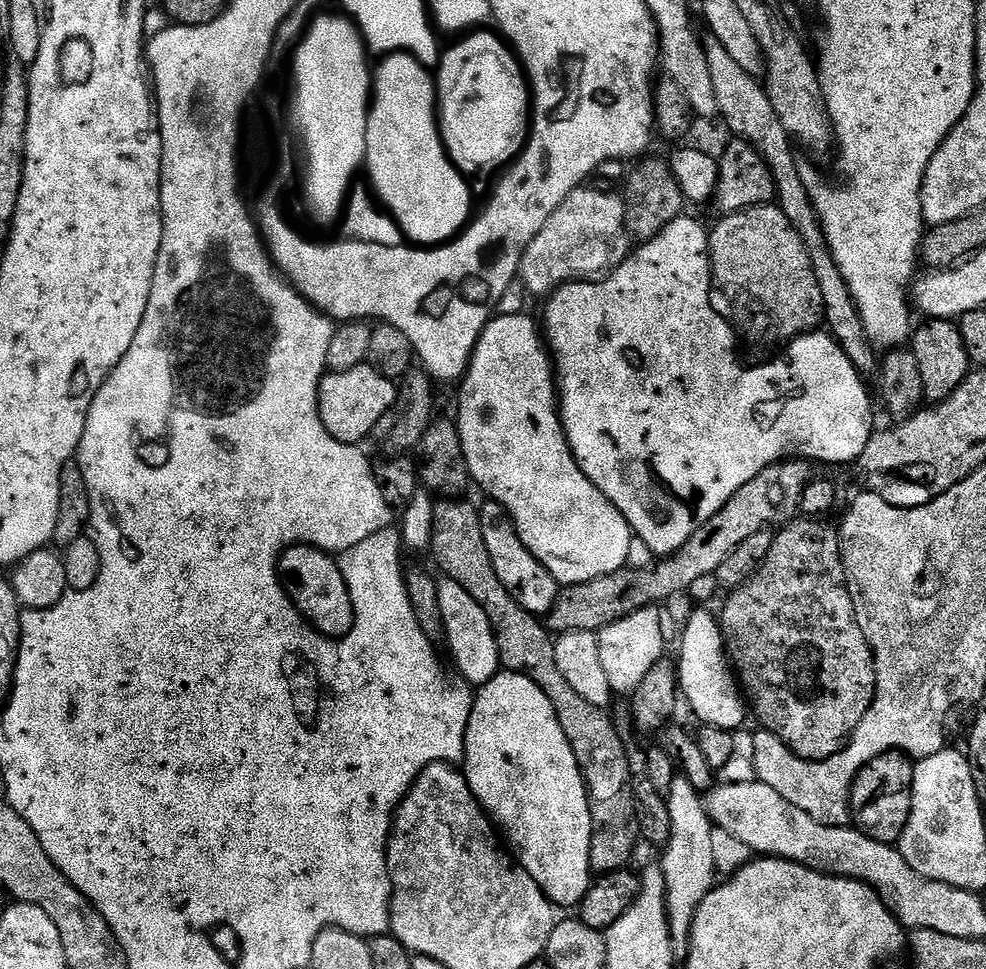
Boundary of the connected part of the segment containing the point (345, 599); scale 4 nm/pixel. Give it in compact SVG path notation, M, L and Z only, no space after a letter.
M293 544L280 556L278 571L282 583L288 589L294 605L303 615L304 619L324 636L339 638L345 636L354 626L354 606L351 605L350 590L347 588L346 579L337 561L321 548L311 548L308 544Z

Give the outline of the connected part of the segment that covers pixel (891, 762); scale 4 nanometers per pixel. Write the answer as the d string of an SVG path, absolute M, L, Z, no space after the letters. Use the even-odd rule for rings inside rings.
M894 751L874 758L857 774L850 797L850 820L862 834L883 844L895 845L899 841L910 818L915 769L913 757Z

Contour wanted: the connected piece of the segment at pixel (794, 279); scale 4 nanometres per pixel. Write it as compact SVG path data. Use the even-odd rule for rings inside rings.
M759 204L753 208L747 208L741 212L729 212L719 217L720 221L716 225L711 225L708 234L708 265L712 268L712 305L714 310L720 315L728 325L732 327L733 332L741 341L749 340L756 348L776 348L787 346L799 336L805 336L807 332L815 332L821 327L824 319L824 307L822 306L822 294L818 291L818 282L814 279L814 266L810 266L810 254L806 254L806 246L802 242L802 238L798 234L798 230L794 230L794 226L790 226L790 220L786 218L786 214L782 214L782 210L775 204Z

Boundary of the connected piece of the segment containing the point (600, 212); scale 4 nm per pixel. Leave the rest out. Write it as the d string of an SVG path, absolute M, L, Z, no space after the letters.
M591 186L575 188L550 214L538 238L526 246L520 259L518 280L529 297L547 298L562 284L592 282L603 277L629 255L629 237L624 227L624 201L619 195L599 193Z

